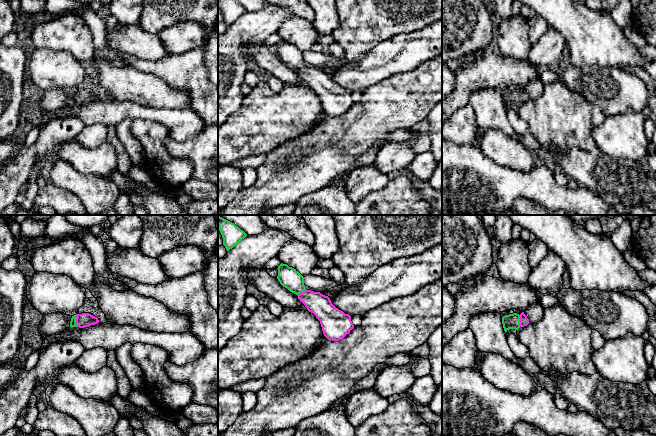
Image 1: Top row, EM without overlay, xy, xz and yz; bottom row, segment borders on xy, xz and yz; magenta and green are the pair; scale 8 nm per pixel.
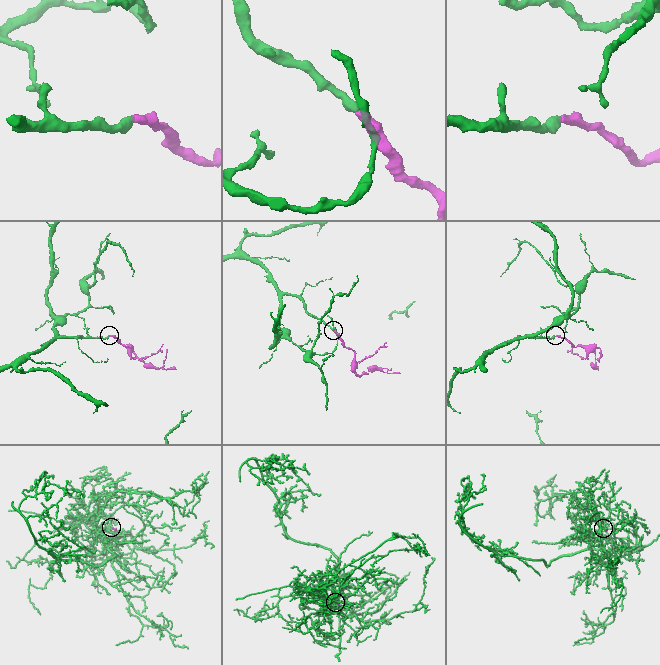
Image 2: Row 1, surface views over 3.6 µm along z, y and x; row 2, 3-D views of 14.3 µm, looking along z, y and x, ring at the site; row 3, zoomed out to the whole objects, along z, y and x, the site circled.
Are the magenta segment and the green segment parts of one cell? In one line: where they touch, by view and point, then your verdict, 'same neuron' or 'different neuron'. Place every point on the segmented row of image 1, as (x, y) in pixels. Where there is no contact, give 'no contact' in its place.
contact xy (76, 321); same neuron

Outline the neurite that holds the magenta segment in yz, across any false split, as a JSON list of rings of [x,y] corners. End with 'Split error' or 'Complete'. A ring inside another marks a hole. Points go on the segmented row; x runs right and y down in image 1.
[[[522,312],[520,315],[517,313],[513,313],[502,317],[502,324],[505,333],[509,329],[515,329],[518,331],[520,327],[527,326],[529,323],[529,319],[524,314],[524,312]]]. Split error

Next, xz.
[[[283,263],[277,269],[280,284],[296,294],[307,310],[316,316],[328,340],[339,341],[350,333],[354,325],[349,314],[336,308],[328,296],[307,290],[304,277],[296,269]]]. Split error

